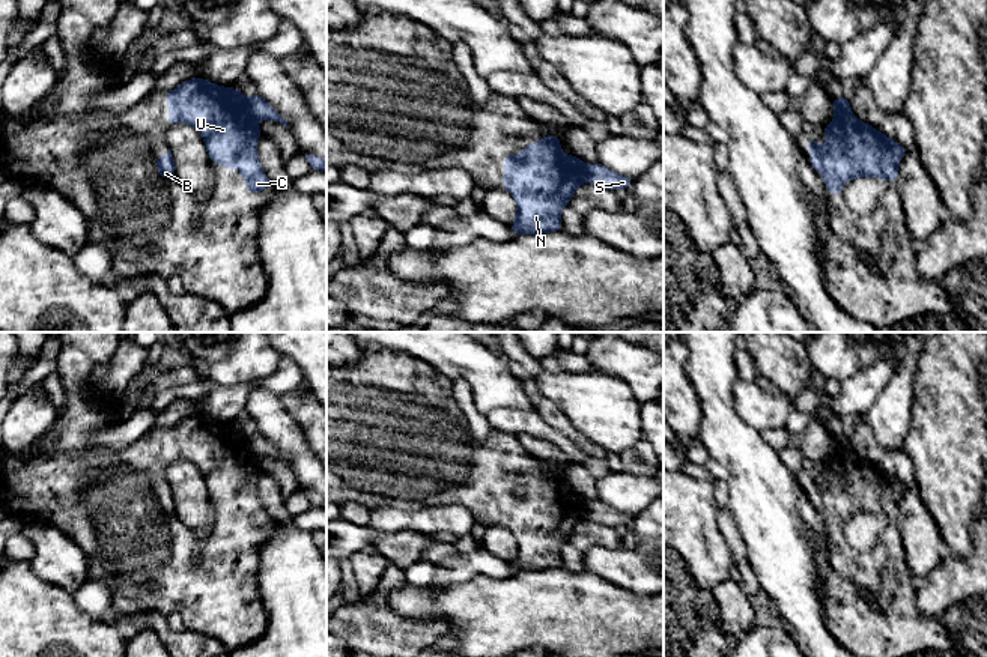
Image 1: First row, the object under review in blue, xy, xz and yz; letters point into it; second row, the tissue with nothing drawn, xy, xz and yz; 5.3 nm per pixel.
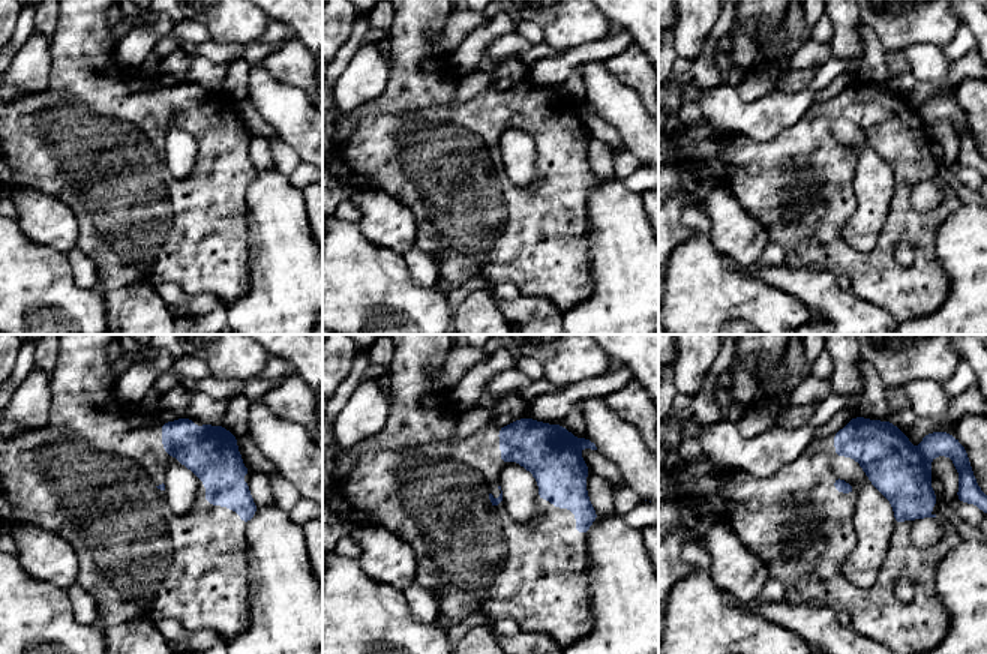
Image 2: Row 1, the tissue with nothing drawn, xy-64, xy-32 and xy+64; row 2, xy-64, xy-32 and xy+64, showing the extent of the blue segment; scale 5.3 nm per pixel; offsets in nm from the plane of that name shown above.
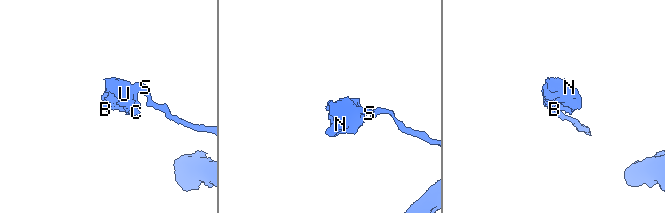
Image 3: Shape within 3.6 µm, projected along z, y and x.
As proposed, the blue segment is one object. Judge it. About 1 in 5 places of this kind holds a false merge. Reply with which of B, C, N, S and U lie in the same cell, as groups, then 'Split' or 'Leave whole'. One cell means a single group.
Groups: B C N U / S. Split

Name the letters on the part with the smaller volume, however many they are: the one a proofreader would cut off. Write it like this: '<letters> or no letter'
B, C, N, U

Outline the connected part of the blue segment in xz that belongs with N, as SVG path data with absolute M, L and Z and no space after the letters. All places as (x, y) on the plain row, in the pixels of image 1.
M557 472L528 481L518 493L506 489L504 496L503 525L518 541L518 555L510 562L513 571L561 567L561 546L585 517L585 501L575 492L563 492Z

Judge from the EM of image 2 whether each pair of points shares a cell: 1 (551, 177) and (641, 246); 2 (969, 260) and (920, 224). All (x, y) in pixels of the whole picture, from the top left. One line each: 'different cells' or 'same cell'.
1: different cells
2: different cells

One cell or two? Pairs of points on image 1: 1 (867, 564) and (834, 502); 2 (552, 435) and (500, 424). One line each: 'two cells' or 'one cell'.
1: one cell
2: one cell

